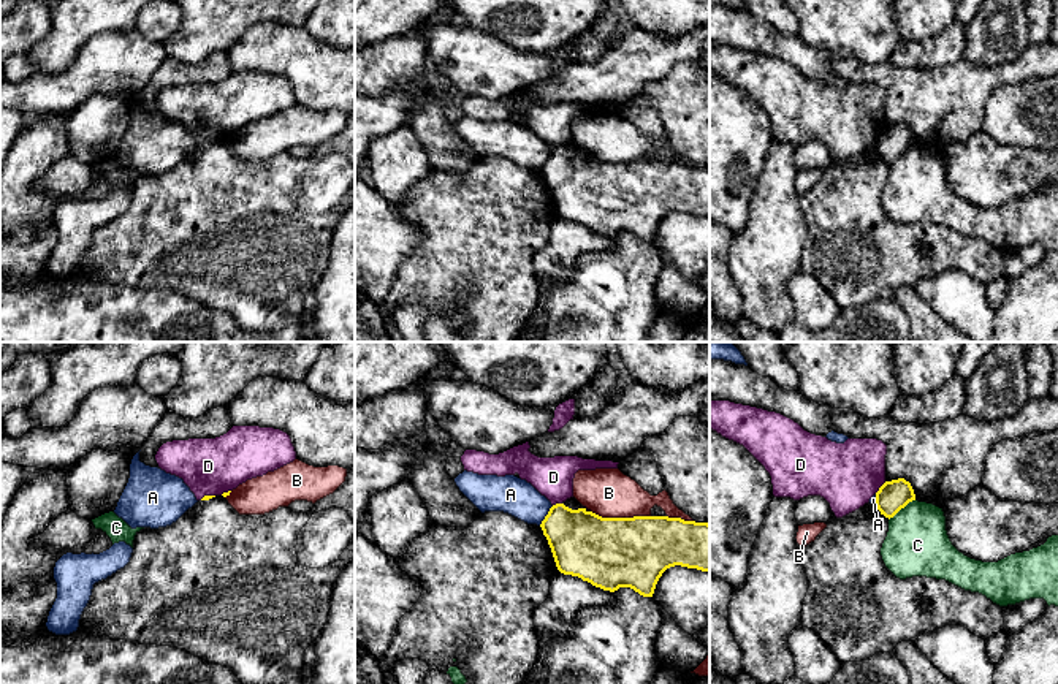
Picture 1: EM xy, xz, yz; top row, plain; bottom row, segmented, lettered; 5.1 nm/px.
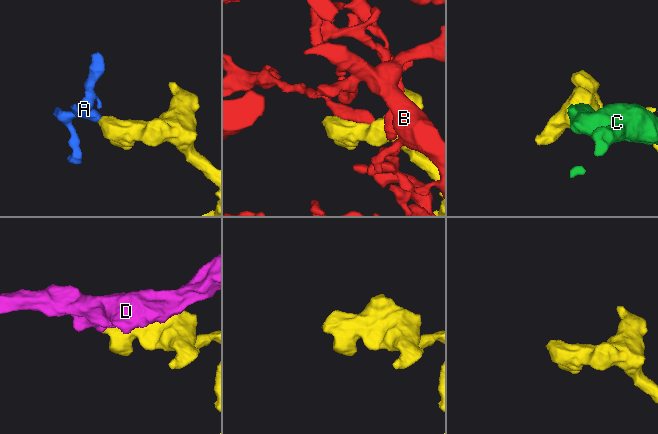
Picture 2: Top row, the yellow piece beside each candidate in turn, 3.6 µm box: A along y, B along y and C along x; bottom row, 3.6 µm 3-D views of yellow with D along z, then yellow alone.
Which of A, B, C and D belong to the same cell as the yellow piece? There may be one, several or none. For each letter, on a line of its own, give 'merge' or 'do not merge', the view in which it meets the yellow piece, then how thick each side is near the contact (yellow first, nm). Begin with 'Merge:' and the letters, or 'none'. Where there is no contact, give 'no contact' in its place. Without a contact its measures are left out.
Merge: none
A: do not merge | xz | 320/190 nm
B: do not merge | xz | 360/240 nm
C: do not merge | yz | 160/320 nm
D: do not merge | yz | 160/320 nm

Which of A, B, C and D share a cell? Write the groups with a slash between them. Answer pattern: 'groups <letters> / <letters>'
groups A B / C / D

